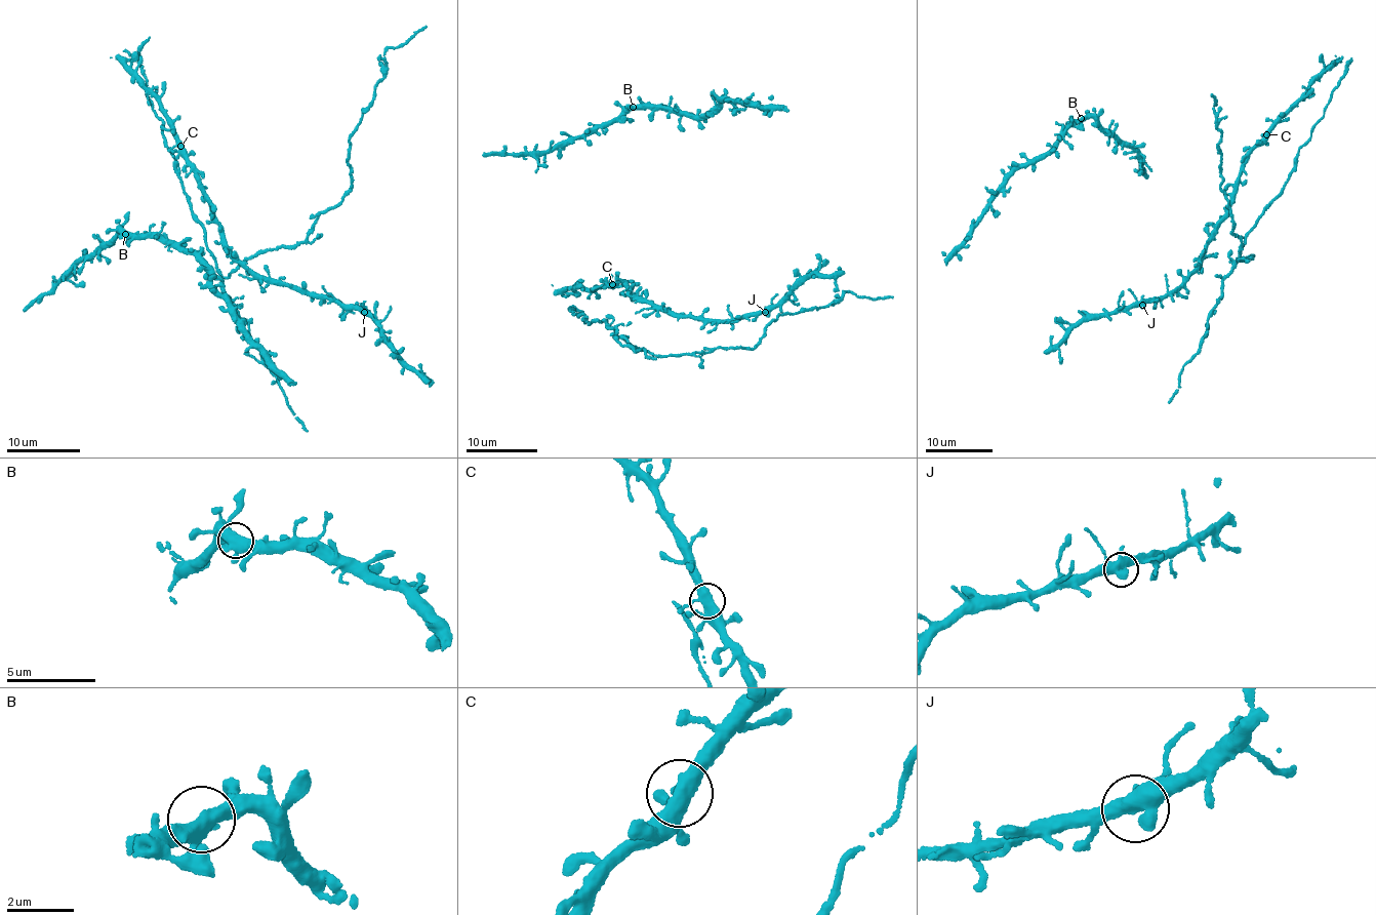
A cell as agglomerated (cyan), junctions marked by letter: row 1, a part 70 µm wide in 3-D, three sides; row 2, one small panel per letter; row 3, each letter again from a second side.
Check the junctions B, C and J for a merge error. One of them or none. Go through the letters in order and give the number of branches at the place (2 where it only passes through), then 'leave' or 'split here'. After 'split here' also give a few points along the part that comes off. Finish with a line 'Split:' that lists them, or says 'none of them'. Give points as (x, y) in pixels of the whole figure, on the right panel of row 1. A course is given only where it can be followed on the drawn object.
B: branches 3; leave
C: branches 4; leave
J: branches 4; leave
Split: none of them

